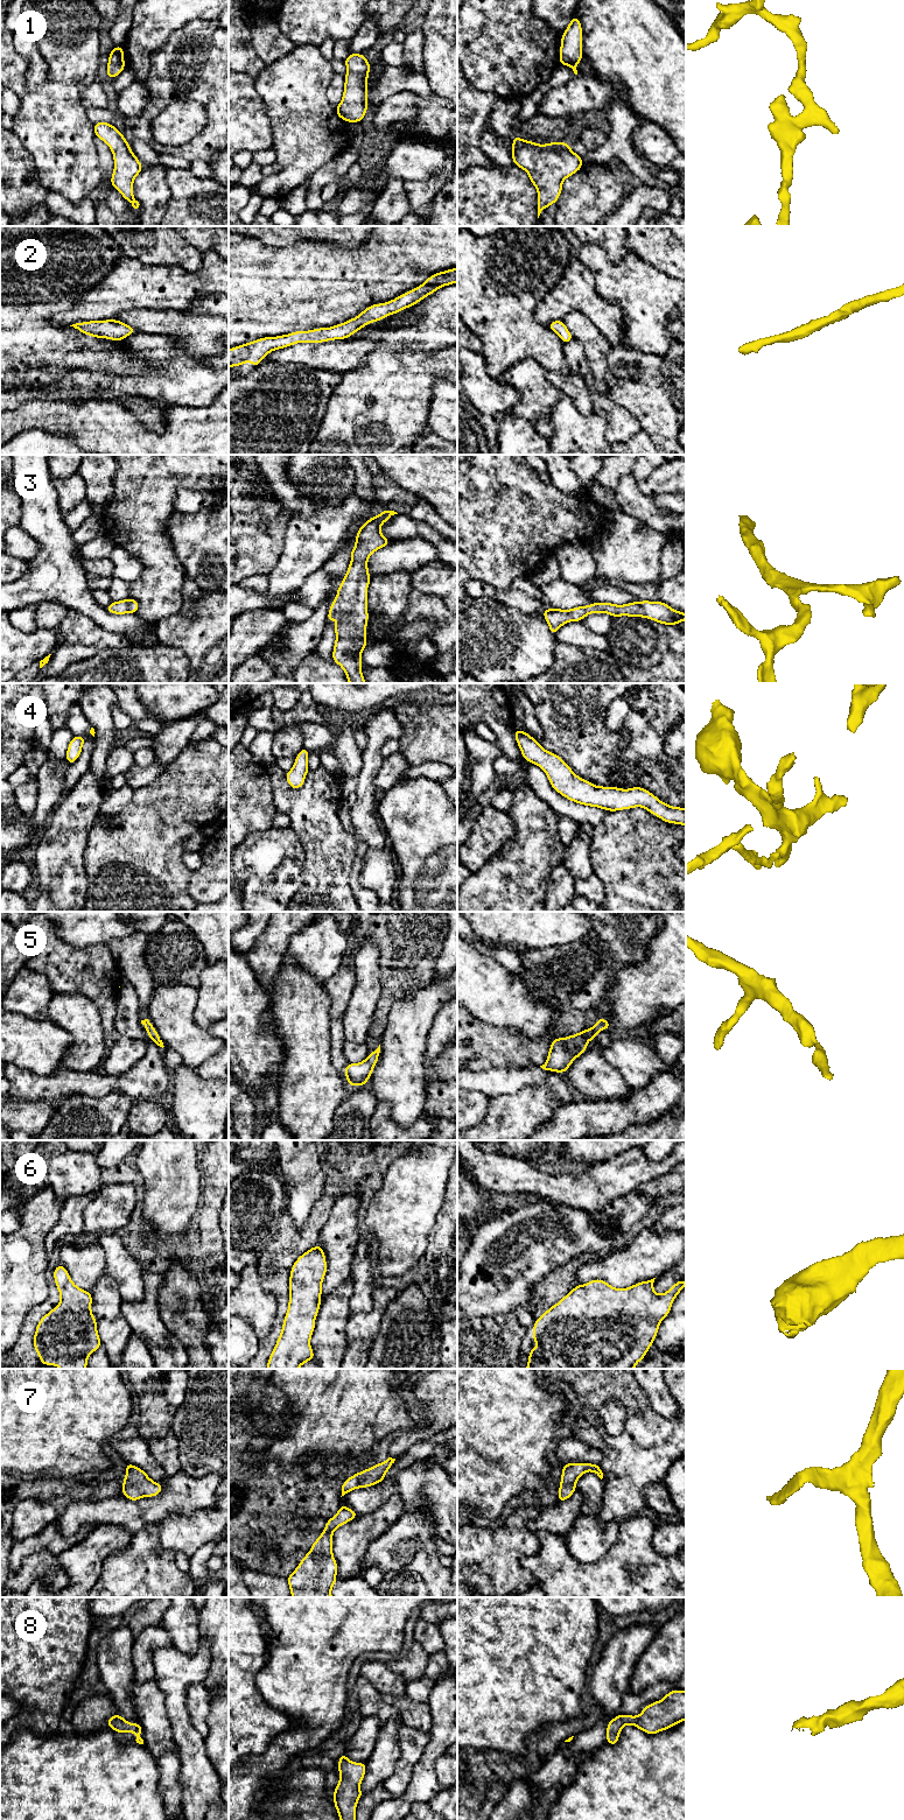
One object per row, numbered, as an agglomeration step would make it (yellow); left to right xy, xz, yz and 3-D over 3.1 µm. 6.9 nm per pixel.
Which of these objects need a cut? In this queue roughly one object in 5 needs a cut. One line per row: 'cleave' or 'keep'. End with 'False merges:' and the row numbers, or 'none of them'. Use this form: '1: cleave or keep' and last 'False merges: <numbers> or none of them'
1: keep
2: keep
3: keep
4: keep
5: keep
6: keep
7: keep
8: keep
False merges: none of them

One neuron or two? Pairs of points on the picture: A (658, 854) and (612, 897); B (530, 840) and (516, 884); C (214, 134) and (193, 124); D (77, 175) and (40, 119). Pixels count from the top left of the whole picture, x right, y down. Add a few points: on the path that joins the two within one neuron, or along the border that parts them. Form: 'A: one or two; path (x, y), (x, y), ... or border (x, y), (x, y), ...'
A: one; path (646, 865), (624, 887)
B: one; path (530, 850), (530, 863), (519, 873)
C: two; border (198, 102), (207, 121), (181, 146)
D: one; path (68, 161), (62, 142), (54, 133)

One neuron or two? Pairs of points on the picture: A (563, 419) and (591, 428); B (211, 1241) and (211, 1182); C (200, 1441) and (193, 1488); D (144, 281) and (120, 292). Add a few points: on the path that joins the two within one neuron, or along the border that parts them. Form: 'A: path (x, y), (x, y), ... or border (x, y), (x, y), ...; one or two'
A: path (570, 426), (573, 428), (584, 428); one
B: path (211, 1227), (211, 1196); one
C: border (181, 1469), (195, 1477), (216, 1473); two
D: path (138, 285), (126, 287); one

